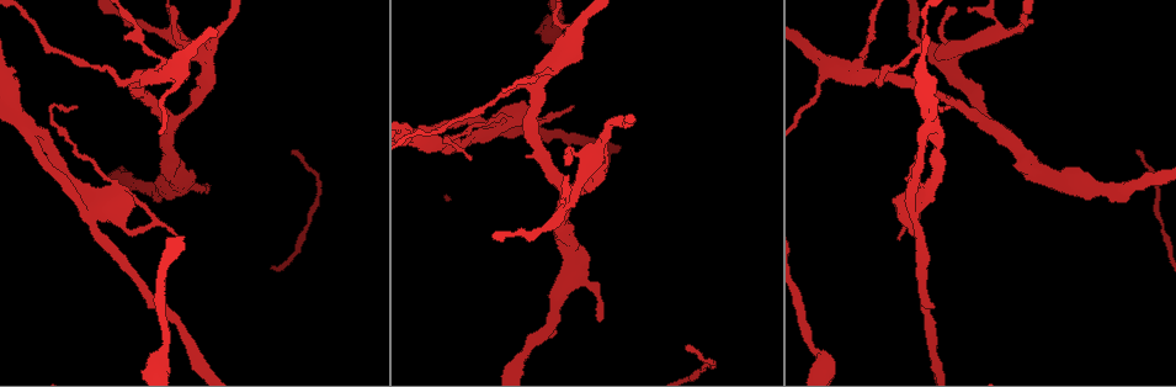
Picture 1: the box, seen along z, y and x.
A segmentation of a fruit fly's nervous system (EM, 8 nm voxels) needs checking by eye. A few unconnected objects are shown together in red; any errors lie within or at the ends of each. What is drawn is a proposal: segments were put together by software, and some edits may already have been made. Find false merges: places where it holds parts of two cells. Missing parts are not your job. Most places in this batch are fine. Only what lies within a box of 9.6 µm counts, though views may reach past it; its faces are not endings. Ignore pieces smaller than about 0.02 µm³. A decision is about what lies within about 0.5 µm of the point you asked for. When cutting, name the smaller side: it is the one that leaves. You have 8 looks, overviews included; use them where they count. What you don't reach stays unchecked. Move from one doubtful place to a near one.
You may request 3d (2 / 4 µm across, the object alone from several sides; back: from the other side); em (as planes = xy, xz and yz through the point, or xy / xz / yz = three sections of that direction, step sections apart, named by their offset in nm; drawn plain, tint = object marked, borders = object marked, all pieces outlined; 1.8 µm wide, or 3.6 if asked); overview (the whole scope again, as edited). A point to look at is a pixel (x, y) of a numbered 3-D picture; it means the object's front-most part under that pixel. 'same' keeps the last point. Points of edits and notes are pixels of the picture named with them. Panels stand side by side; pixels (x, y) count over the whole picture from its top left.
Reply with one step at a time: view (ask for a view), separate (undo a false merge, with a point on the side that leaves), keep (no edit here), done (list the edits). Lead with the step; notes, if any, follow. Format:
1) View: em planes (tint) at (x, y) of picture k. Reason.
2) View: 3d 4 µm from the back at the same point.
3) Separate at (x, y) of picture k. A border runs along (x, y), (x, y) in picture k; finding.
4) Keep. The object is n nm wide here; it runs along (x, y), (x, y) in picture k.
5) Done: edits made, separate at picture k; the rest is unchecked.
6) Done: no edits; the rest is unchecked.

View: 3d 2 µm at (819, 360) of picture 1.

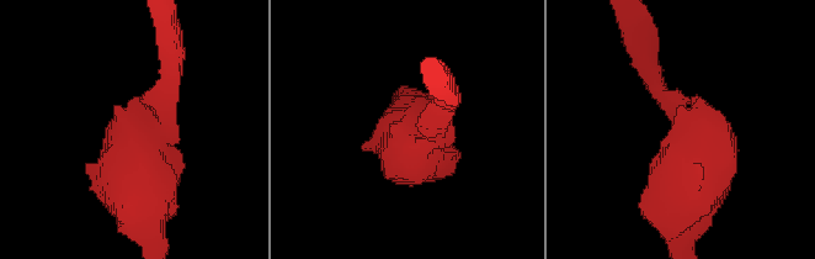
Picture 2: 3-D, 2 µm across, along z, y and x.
View: em planes (tint) at (687, 123) of picture 2.

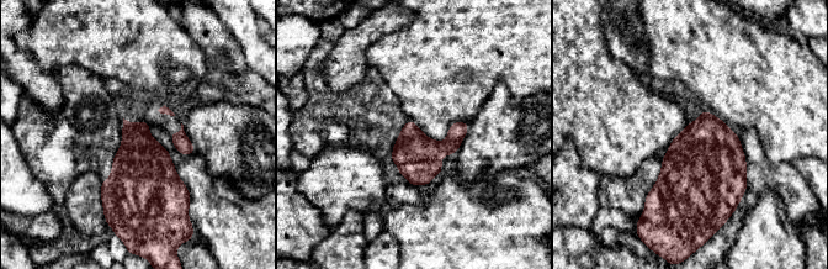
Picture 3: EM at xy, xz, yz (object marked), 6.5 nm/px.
Keep. The object is 300 nm wide here; one cell here.

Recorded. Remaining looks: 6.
View: 3d 2 µm at (488, 119) of picture 1. Four or more arms meet.

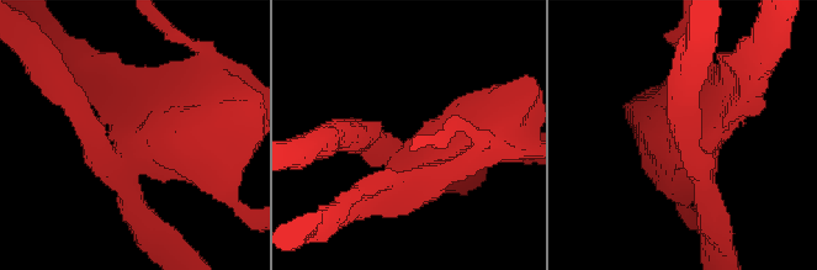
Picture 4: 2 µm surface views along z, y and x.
View: em planes (tint) at (702, 161) of picture 4. 4 arms meet here.

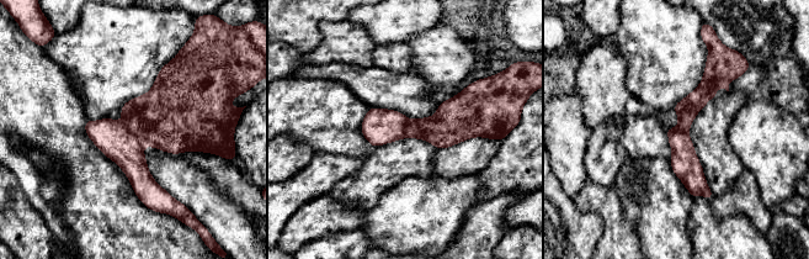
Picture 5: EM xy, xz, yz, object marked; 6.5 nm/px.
Separate at (113, 138) of picture 5. A border runs along (124, 121), (124, 125), (143, 146) in picture 5; two cells meet here.

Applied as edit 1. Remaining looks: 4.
View: overview.

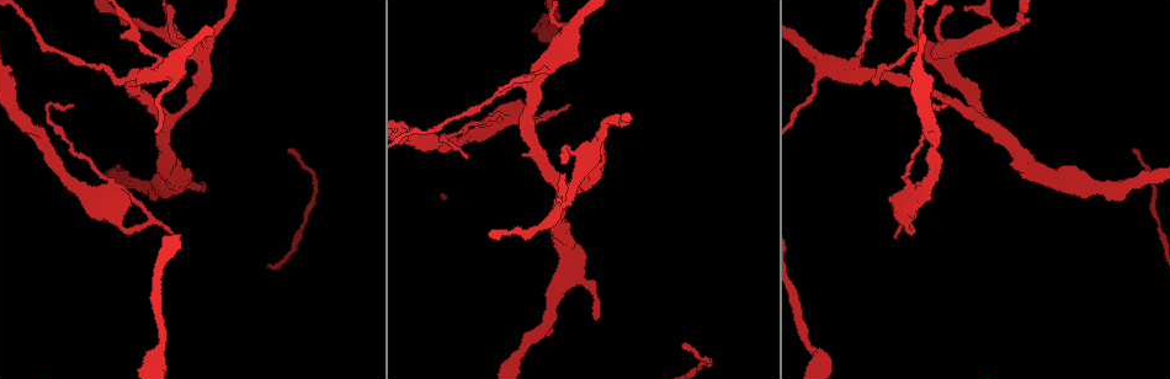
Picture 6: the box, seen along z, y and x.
View: 3d 4 µm at (947, 62) of picture 6. Sharp bend.

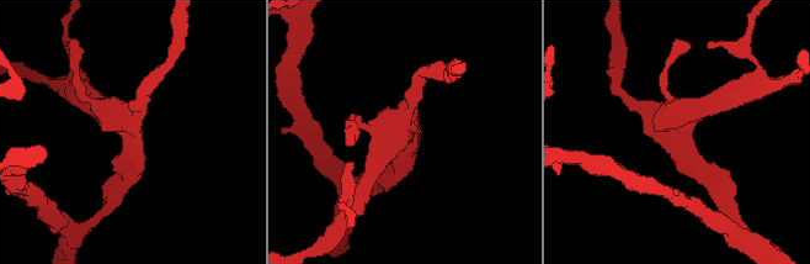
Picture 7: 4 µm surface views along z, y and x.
View: em 3.6 µm planes (plain) at (131, 138) of picture 7. 4 arms meet here.

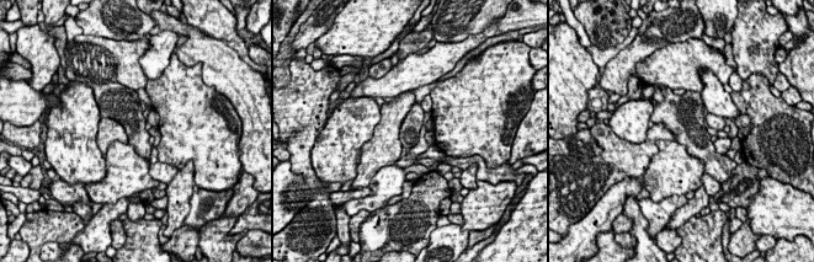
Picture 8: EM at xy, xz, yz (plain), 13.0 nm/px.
View: em 3.6 µm planes (tint) at the same point. Where the object lies.

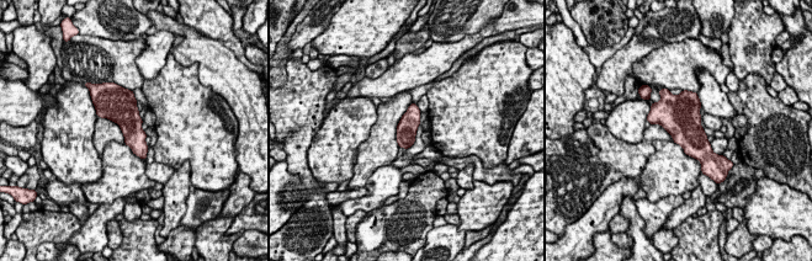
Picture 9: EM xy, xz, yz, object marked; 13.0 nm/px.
Keep. All the same cell.

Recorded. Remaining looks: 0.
Done: edits made, separate at picture 5; the rest is unchecked.

